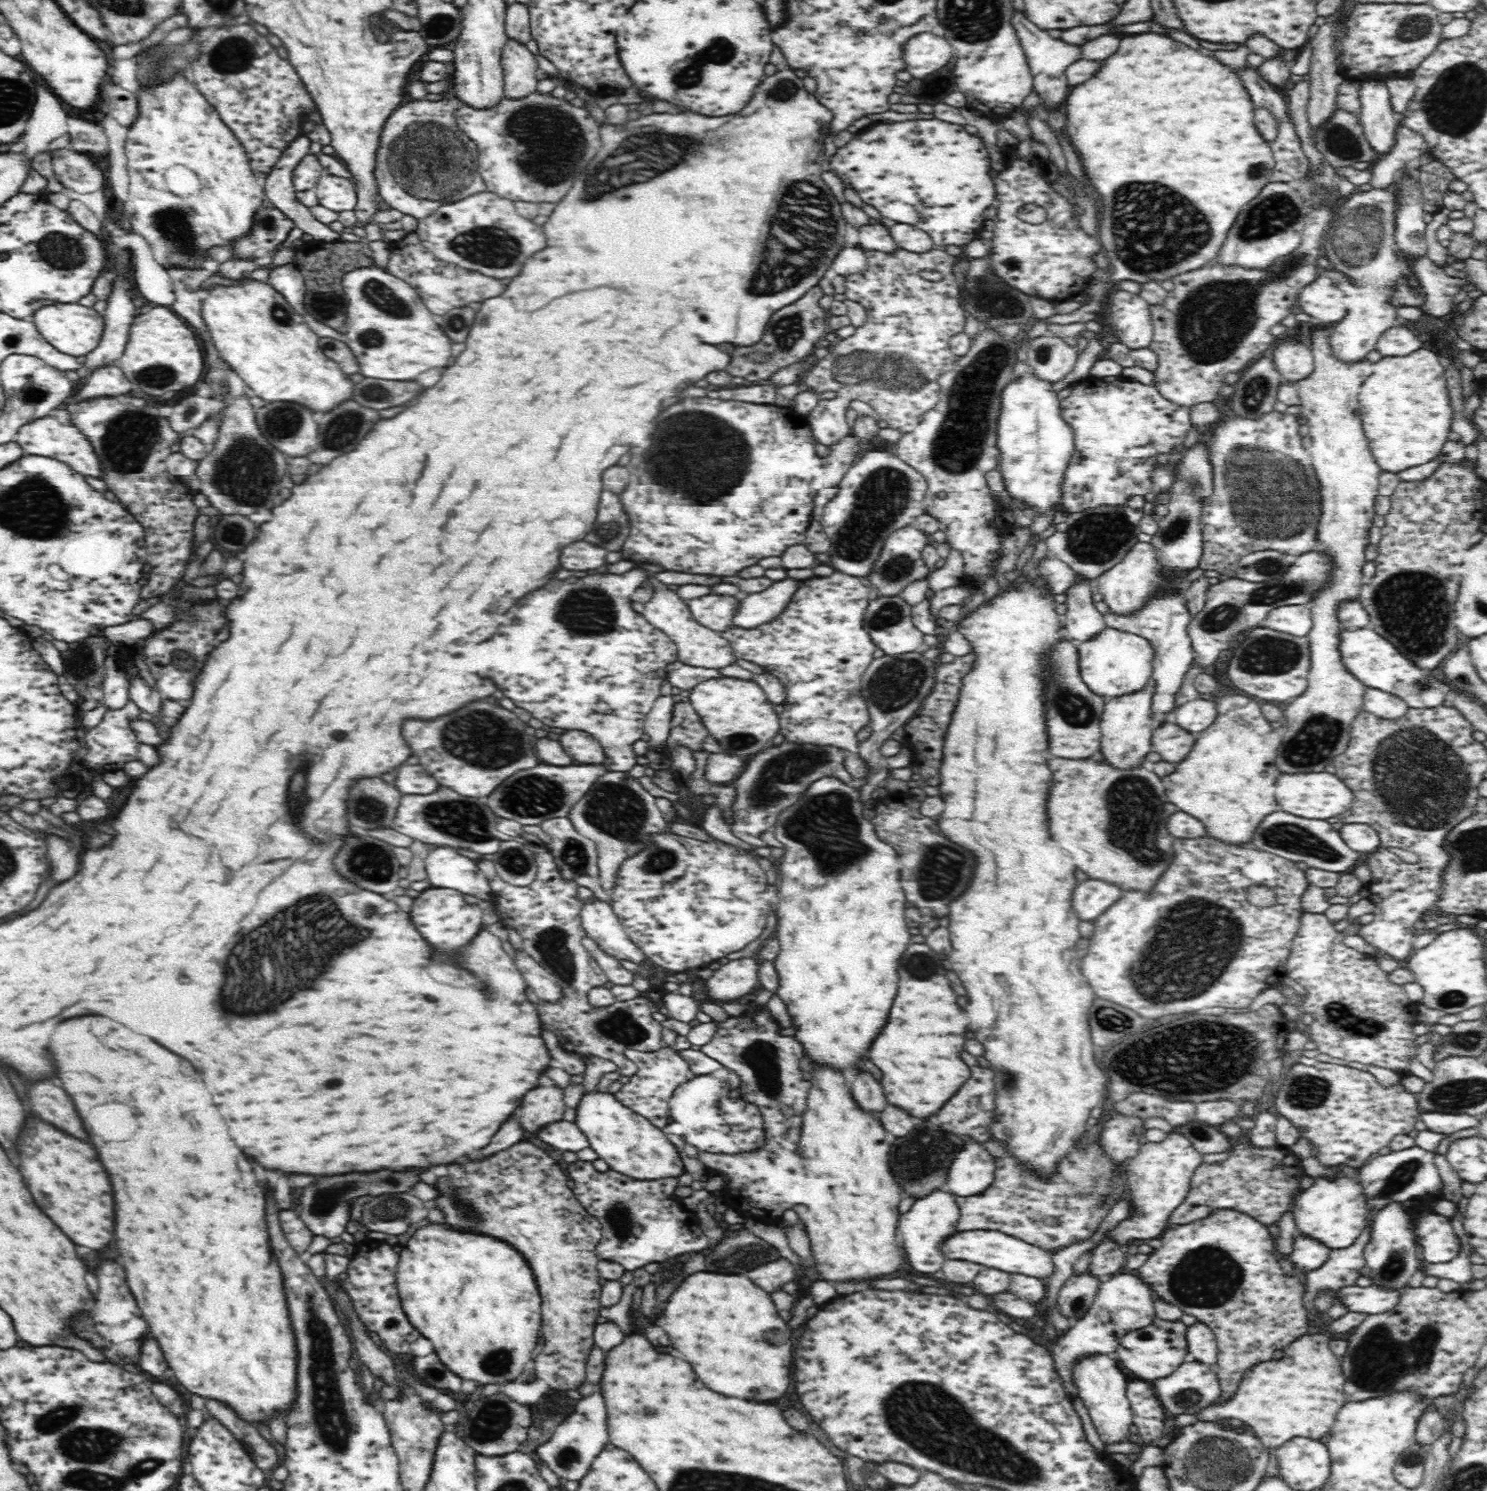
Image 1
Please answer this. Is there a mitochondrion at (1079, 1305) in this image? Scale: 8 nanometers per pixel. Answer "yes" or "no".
yes

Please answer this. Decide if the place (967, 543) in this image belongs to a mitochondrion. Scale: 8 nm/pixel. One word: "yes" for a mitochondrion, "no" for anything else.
no

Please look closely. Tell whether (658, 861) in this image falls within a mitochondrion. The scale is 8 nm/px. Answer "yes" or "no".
yes

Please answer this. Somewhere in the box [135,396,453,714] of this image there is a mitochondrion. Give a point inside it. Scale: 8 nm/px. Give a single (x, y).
(246, 466)

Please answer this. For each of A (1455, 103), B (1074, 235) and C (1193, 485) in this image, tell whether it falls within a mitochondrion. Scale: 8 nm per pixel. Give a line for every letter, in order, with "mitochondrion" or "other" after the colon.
A: mitochondrion
B: other
C: mitochondrion

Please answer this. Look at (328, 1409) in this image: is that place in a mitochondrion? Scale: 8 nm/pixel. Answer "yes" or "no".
yes

